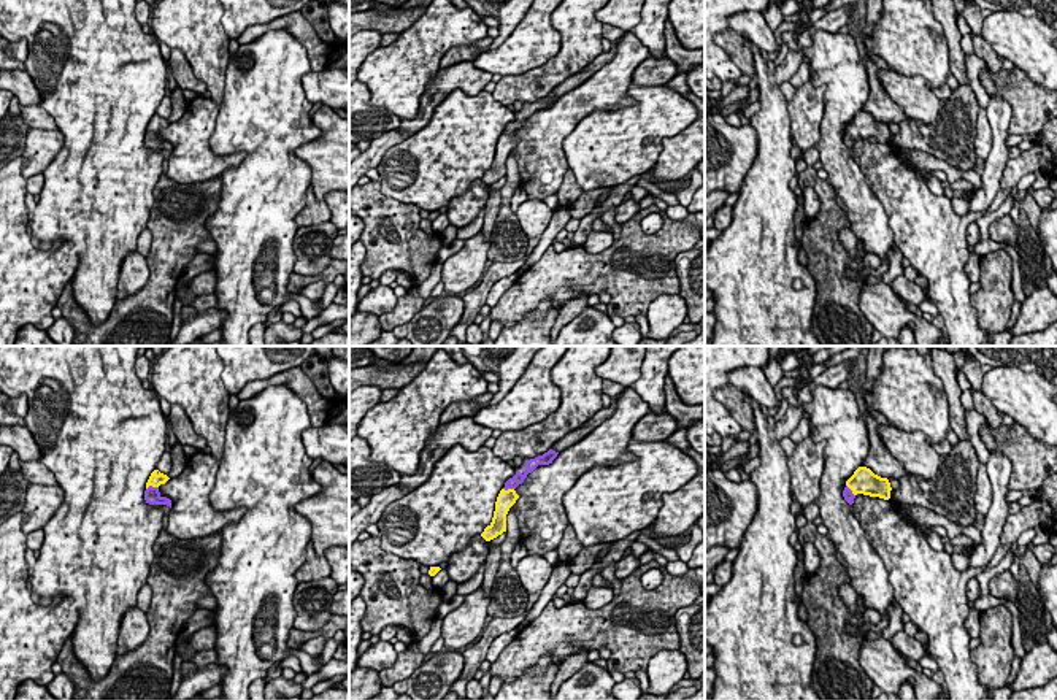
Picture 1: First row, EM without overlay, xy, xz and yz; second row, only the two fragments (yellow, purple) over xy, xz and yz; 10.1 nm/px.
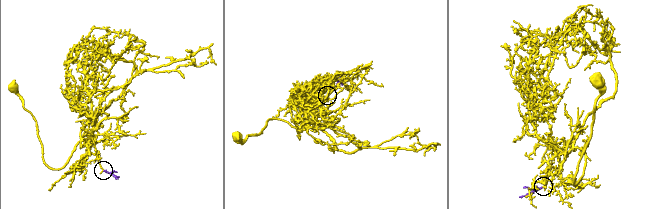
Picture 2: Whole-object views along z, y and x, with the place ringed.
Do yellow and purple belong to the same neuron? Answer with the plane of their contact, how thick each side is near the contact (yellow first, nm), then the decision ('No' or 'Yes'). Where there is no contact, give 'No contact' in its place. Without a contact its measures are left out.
Touches yellow in xy. Thickness 130 nm (yellow) against 160 nm. Yes

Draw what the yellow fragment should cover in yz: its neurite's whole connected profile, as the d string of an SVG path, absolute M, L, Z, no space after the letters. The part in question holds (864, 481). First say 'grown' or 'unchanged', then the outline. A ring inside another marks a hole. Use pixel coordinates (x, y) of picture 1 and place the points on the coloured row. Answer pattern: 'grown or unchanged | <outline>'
grown | M859 467L854 475L846 481L846 487L843 490L844 500L852 505L857 494L879 497L884 500L890 498L890 483L887 478L881 478L874 475L867 467Z

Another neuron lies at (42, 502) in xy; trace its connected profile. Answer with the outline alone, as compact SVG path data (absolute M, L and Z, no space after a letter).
M30 484L25 487L22 513L29 519L22 524L25 535L40 530L52 517L63 500L63 490L56 486Z

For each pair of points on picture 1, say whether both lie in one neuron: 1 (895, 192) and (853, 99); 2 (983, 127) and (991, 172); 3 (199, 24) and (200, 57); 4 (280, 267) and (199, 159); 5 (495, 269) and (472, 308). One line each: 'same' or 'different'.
1: different
2: different
3: same
4: different
5: same

